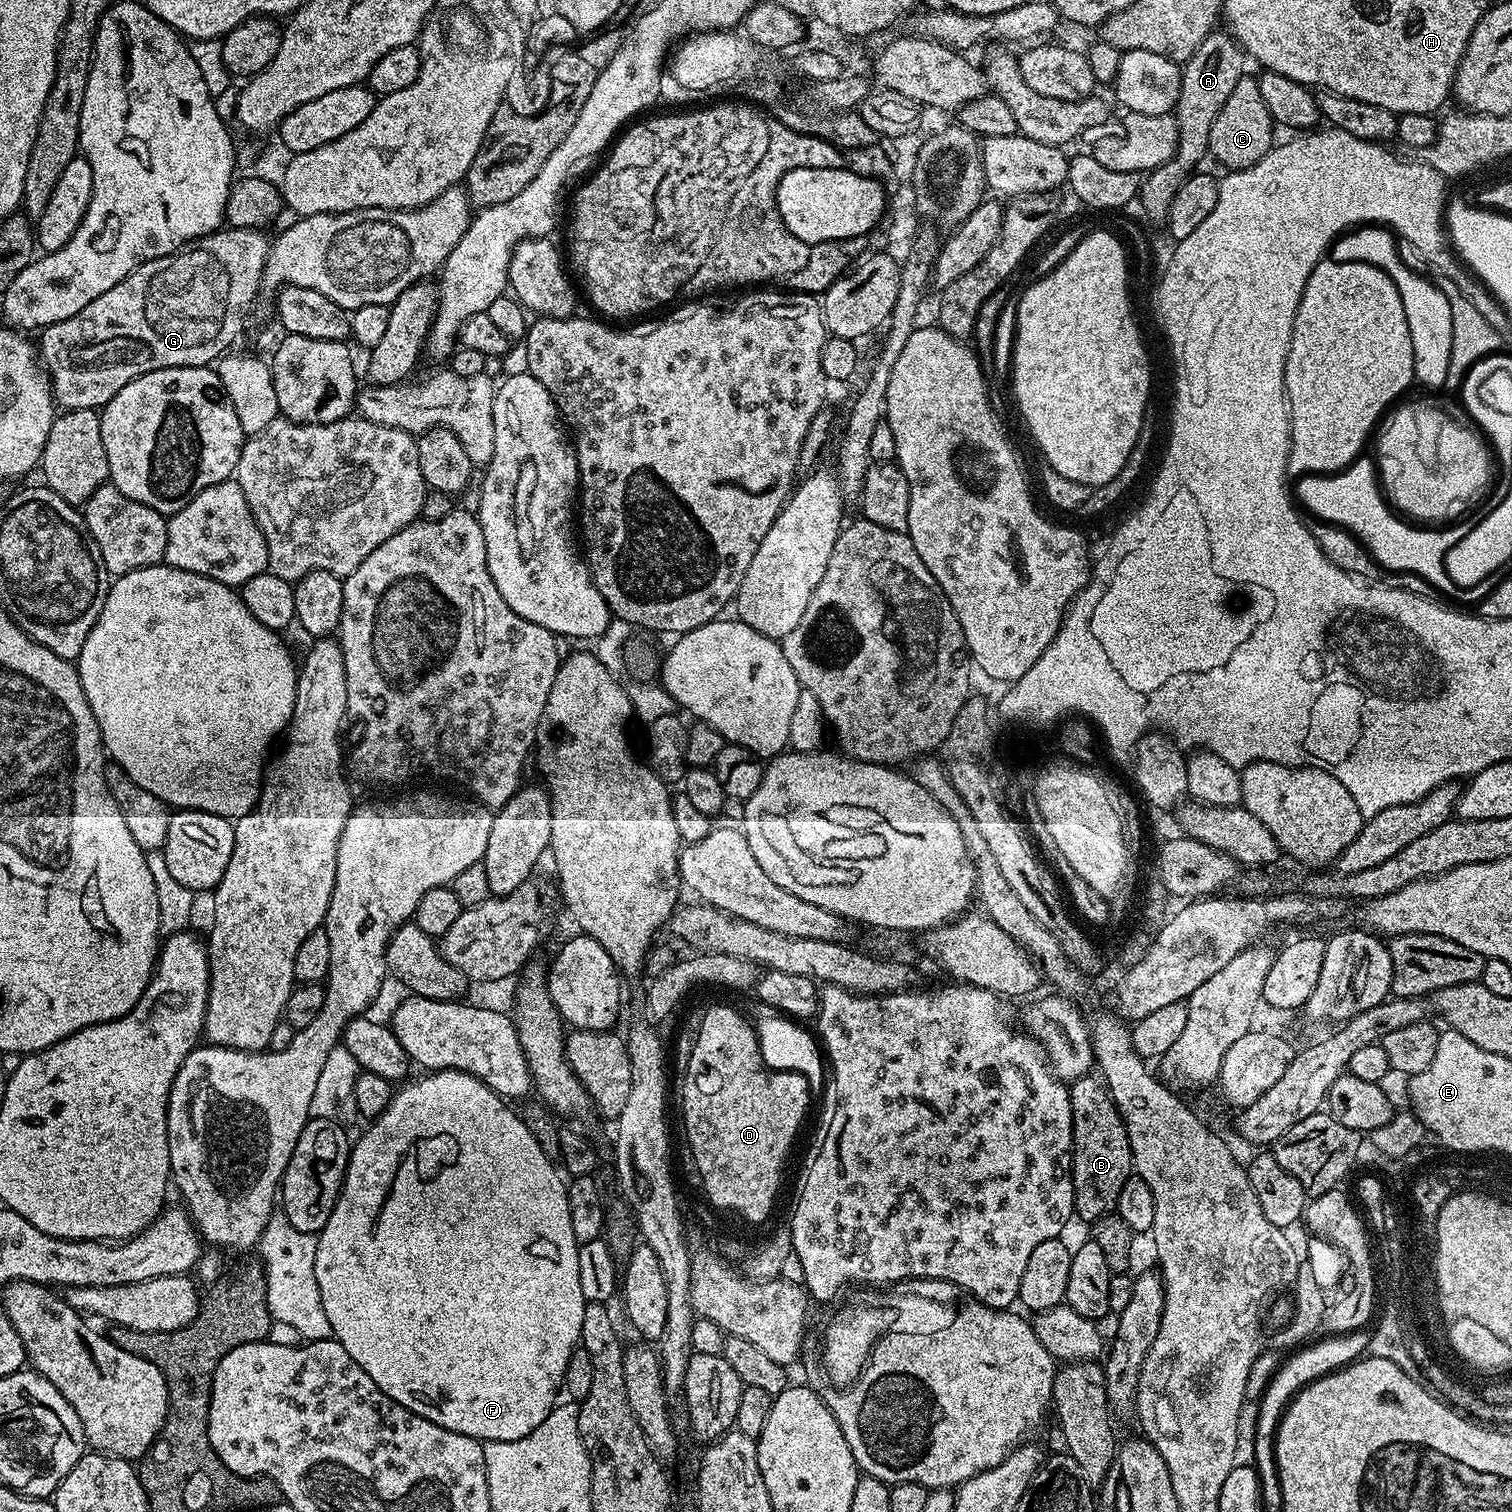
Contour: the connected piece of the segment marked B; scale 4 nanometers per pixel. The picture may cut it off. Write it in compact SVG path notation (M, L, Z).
M1089 1074L1071 1081L1068 1097L1072 1111L1072 1207L1077 1217L1095 1222L1115 1213L1122 1186L1133 1175L1130 1138L1103 1079Z

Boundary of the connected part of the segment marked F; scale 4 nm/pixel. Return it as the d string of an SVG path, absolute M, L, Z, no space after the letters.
M445 1068L429 1071L424 1074L421 1080L407 1084L400 1086L405 1086L405 1088L397 1087L393 1091L390 1106L386 1106L386 1110L367 1125L368 1129L357 1140L355 1137L348 1154L348 1169L344 1175L344 1185L340 1188L340 1197L326 1222L326 1226L316 1236L317 1253L314 1256L314 1275L318 1280L318 1291L321 1294L322 1307L326 1310L326 1319L330 1322L334 1339L342 1345L346 1354L350 1354L350 1358L354 1358L354 1362L358 1362L358 1366L362 1366L362 1370L366 1370L366 1374L370 1374L370 1378L374 1378L374 1382L378 1382L380 1389L391 1400L406 1406L406 1410L442 1426L446 1430L466 1434L481 1442L526 1438L526 1434L530 1434L530 1430L534 1430L538 1426L542 1426L542 1422L546 1422L546 1418L556 1407L558 1403L556 1395L561 1395L562 1392L566 1362L570 1362L570 1354L574 1354L574 1350L580 1344L580 1335L582 1334L582 1314L586 1301L582 1294L582 1282L578 1279L578 1250L580 1245L576 1243L574 1229L570 1226L570 1202L568 1201L565 1177L558 1171L554 1161L542 1150L542 1146L538 1146L534 1134L530 1134L530 1130L525 1126L521 1113L517 1109L515 1112L512 1109L515 1107L510 1106L509 1101L505 1100L504 1097L499 1096L496 1092L491 1092L484 1081L479 1080L477 1076L471 1076L465 1072L455 1072L452 1068Z

